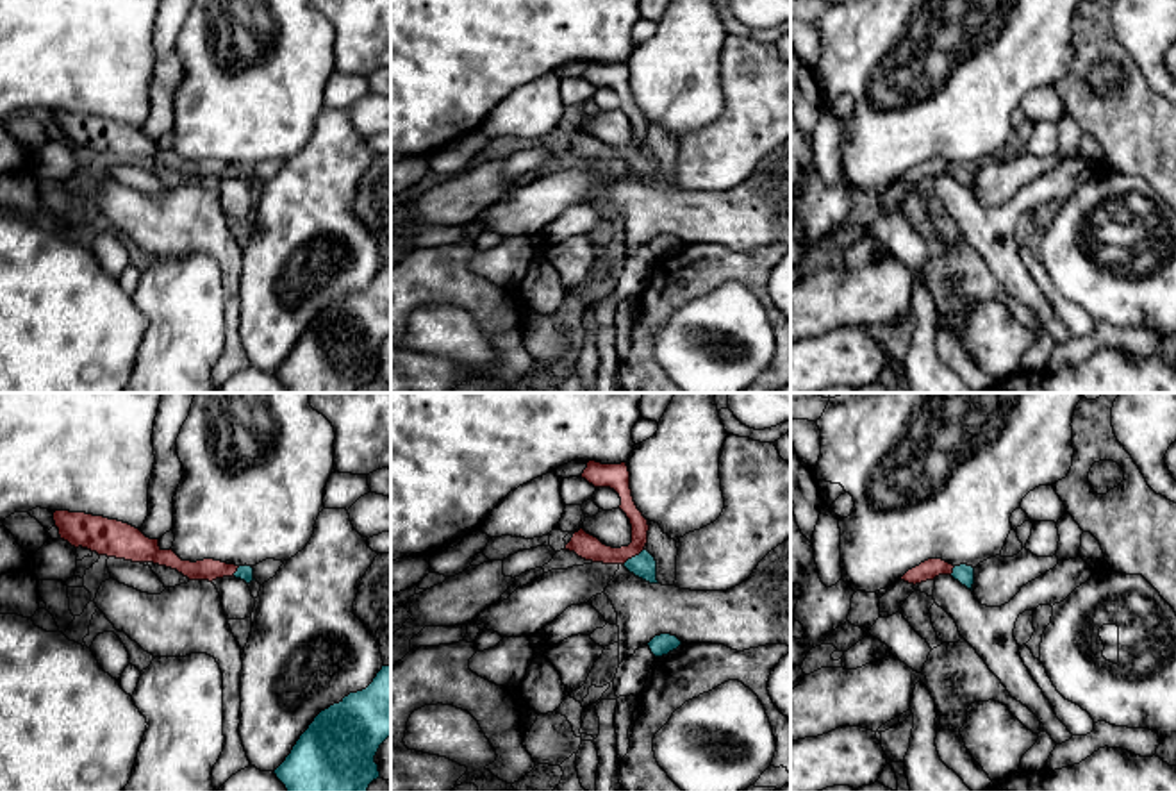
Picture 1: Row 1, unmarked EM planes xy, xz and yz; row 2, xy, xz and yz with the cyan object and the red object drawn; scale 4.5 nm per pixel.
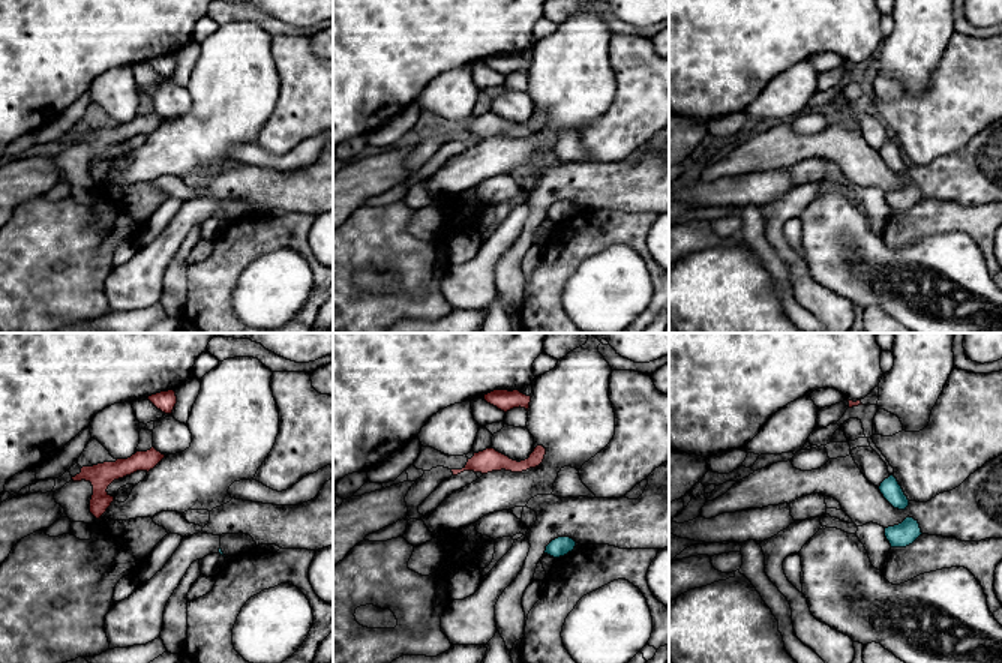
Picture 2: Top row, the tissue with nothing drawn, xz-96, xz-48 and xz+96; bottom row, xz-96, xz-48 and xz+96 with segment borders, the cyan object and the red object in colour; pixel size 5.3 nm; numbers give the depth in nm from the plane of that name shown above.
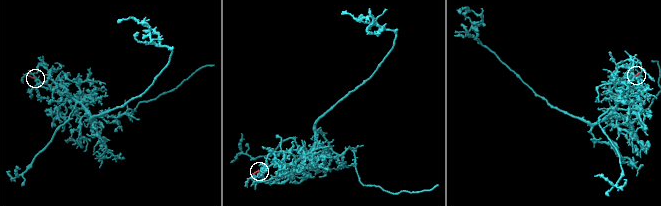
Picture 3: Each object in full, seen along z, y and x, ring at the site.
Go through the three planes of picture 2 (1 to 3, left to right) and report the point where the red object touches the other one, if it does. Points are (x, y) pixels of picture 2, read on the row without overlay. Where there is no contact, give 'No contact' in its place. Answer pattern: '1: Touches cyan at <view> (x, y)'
1: No contact
2: No contact
3: No contact

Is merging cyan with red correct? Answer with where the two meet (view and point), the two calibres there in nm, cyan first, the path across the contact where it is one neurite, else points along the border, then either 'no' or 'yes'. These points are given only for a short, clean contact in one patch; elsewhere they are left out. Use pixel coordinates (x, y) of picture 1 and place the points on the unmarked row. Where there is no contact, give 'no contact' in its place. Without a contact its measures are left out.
contact xz (632, 158); calibres 110 and 120 nm; way xz (645, 166), (632, 158), (607, 156), (588, 147); yes

